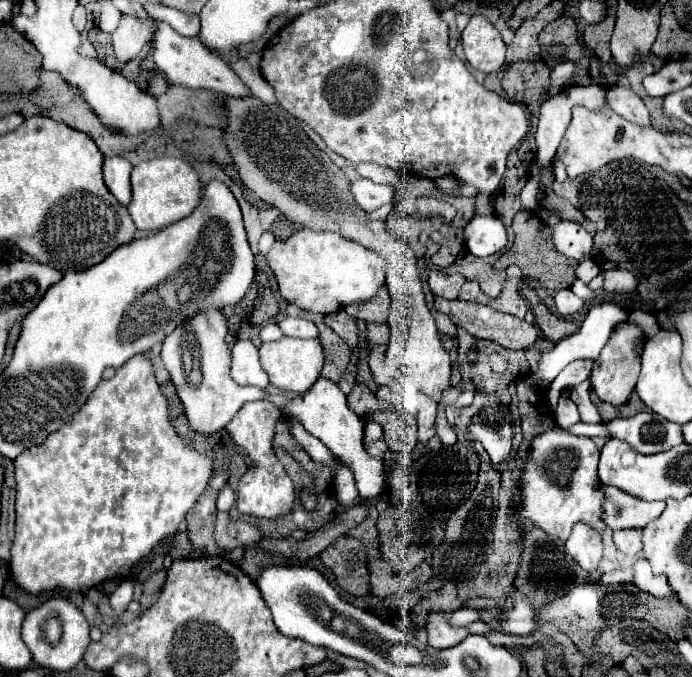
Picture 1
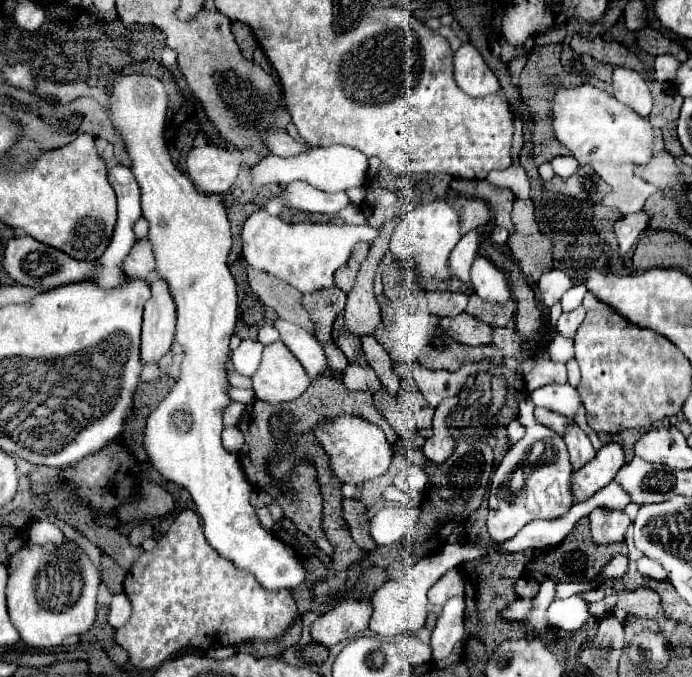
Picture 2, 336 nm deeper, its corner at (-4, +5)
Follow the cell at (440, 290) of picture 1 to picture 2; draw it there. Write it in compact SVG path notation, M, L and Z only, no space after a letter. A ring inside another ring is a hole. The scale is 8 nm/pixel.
M427 292L427 308L433 316L457 316L467 306L467 294L463 292Z

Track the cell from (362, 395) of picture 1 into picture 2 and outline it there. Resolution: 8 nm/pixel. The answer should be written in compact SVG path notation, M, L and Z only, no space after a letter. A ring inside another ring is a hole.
M349 364L343 372L343 384L349 390L369 390L377 392L381 390L379 378L375 376L371 366L361 366L361 364Z

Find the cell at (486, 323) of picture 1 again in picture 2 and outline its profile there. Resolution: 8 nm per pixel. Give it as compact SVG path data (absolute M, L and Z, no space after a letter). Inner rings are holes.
M459 314L455 318L443 318L439 326L447 336L465 346L489 344L493 336L493 328L487 328L487 324L479 324L479 320L471 320L471 316L465 314Z

